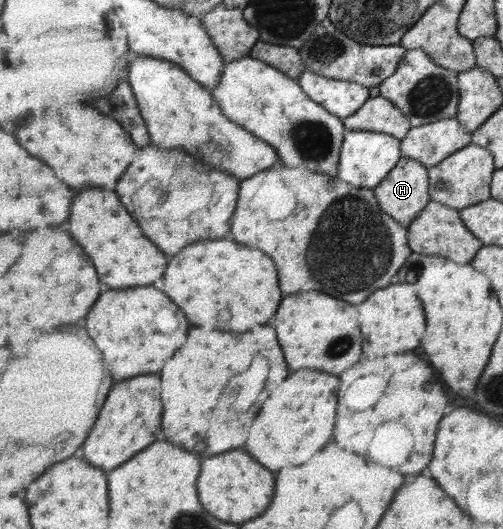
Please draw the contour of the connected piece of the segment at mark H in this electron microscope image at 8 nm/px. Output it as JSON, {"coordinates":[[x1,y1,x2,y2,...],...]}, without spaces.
{"coordinates":[[402,156,375,189,377,205,405,229,428,203,426,171,421,162]]}

